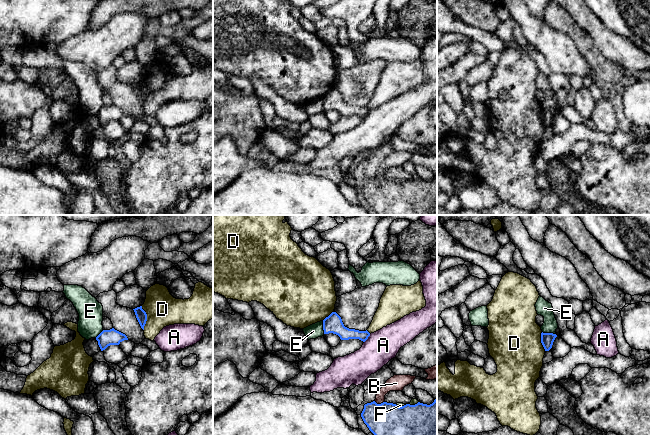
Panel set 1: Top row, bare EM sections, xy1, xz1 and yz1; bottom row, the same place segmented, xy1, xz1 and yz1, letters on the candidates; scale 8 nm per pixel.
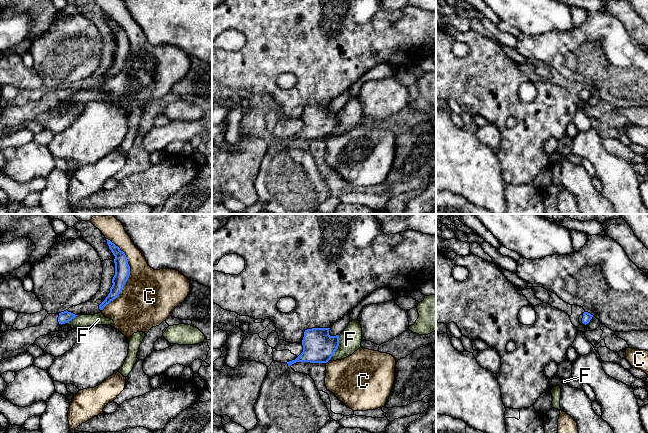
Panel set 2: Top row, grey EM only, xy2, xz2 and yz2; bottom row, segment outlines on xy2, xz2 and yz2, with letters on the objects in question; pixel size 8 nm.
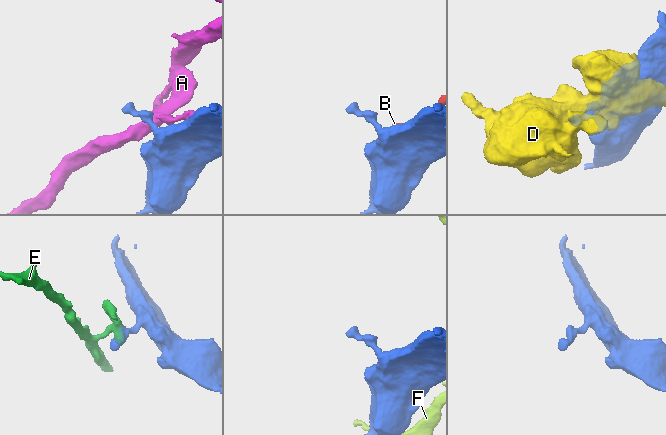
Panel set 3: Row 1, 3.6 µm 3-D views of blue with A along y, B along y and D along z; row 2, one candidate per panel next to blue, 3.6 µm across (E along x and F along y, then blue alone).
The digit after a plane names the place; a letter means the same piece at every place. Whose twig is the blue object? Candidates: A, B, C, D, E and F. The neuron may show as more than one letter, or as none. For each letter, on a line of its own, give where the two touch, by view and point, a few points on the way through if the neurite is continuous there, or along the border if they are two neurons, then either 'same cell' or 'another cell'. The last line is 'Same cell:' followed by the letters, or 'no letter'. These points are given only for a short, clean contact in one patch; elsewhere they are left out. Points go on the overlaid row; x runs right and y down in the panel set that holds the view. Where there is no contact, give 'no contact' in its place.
A: meets blue in xz1 at (367, 338); another cell
B: meets blue in xz1 at (379, 404); border along xz1 (374, 401), (377, 403), (384, 402); another cell
C: meets blue in xy2 at (129, 274); another cell
D: meets blue in xy1 at (146, 318); another cell
E: meets blue in yz1 at (549, 333); border along yz1 (542, 331), (555, 334); another cell
F: meets blue in xz2 at (336, 349); another cell
Same cell: no letter

